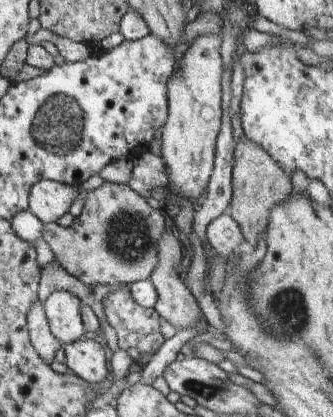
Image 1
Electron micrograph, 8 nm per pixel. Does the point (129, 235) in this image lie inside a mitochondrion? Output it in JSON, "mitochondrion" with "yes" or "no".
{"mitochondrion":"yes"}

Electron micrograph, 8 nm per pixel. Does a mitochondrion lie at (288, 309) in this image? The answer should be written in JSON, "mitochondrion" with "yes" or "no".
{"mitochondrion":"yes"}

